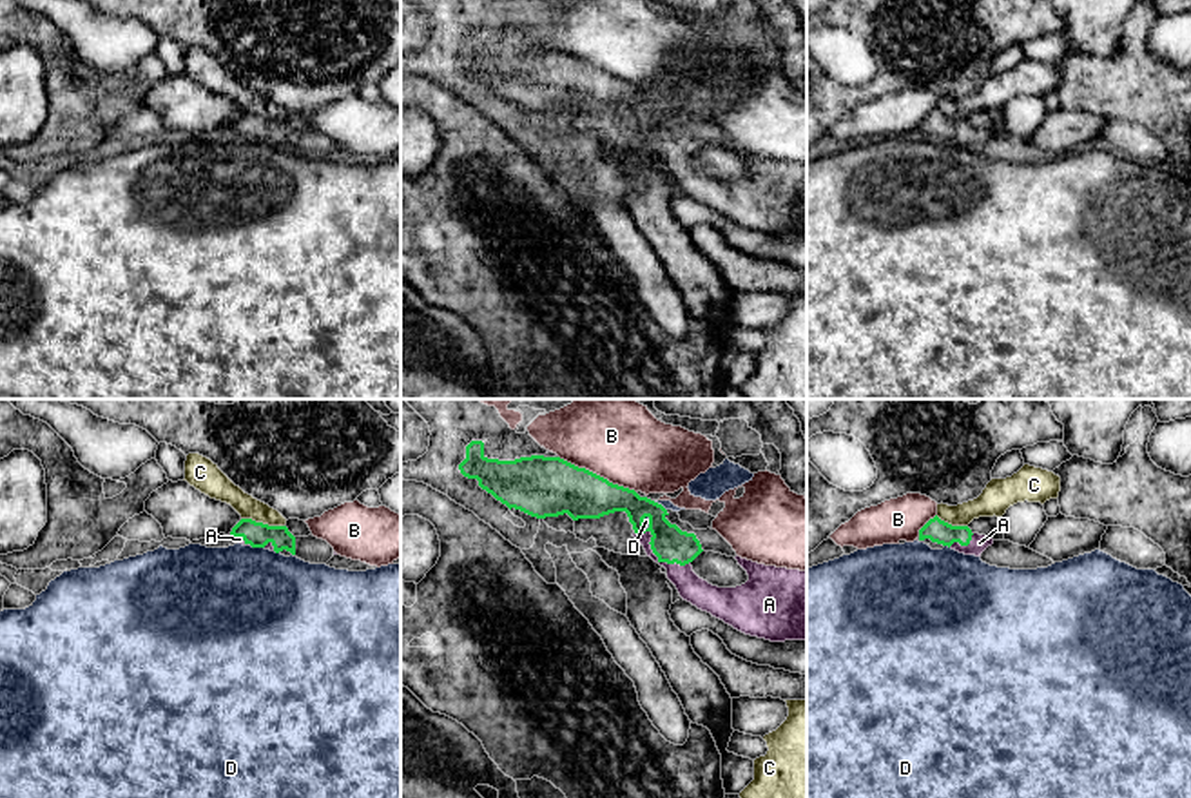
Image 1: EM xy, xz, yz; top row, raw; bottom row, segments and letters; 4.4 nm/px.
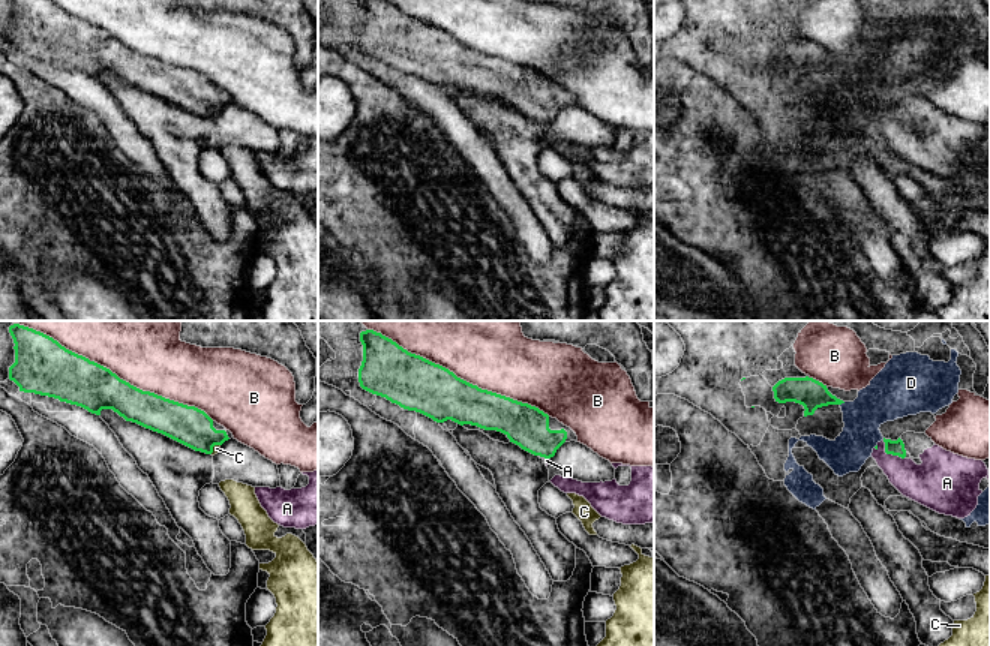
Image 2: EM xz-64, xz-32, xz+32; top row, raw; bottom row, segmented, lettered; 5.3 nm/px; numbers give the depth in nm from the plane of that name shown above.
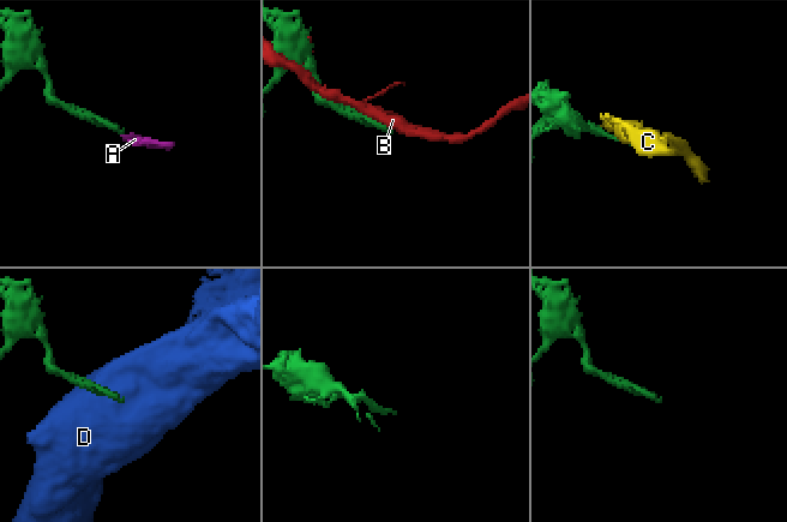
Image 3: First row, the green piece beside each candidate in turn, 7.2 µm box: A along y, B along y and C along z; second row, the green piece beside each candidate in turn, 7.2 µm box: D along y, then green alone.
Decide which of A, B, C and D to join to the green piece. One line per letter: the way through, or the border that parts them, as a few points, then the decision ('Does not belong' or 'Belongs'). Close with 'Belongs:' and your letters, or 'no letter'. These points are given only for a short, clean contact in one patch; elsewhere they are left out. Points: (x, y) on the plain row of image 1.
A: Path across: xz (671, 138), (664, 138), (655, 147), (691, 182). Belongs
B: Does not belong
C: Does not belong
D: Does not belong
Belongs: A

